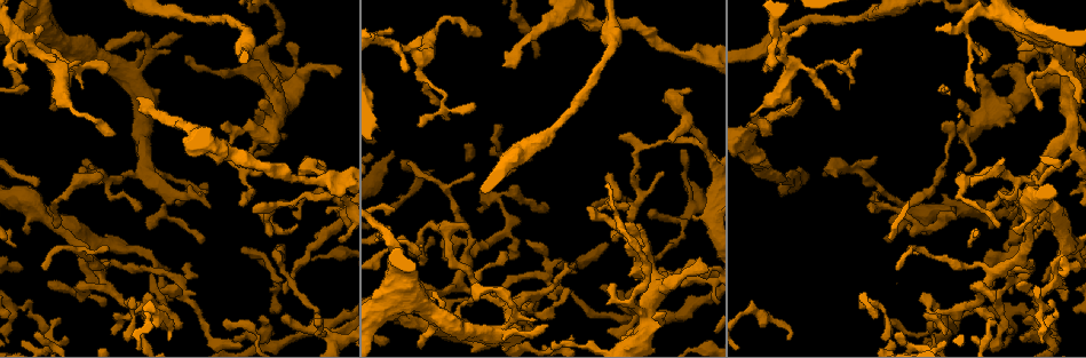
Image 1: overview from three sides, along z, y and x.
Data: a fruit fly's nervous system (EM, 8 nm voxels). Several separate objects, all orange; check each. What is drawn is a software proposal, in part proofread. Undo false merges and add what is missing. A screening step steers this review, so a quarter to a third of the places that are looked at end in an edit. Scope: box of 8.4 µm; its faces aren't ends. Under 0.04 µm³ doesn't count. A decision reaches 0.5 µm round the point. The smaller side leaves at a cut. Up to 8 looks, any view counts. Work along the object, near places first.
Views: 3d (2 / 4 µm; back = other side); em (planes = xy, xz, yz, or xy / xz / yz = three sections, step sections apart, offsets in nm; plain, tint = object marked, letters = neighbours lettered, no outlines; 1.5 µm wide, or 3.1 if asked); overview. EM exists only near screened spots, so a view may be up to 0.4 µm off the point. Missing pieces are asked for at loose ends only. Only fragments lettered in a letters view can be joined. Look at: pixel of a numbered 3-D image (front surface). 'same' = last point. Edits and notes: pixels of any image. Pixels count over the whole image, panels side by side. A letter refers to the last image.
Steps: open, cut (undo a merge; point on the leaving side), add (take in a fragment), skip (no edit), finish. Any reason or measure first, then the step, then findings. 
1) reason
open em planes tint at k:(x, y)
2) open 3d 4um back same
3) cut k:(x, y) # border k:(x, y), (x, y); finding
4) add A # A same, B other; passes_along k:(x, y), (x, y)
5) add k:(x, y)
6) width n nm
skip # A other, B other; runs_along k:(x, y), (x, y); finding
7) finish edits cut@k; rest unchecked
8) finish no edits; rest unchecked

tapers out
open em planes letters at 1:(861, 48)

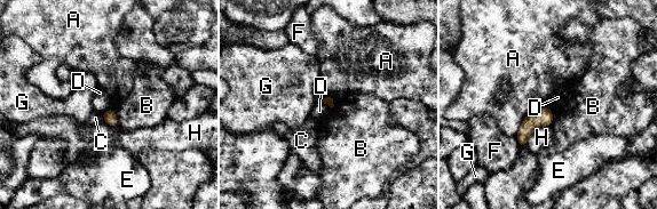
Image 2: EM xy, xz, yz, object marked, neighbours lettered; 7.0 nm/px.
skip # A other, B other, C other, D other, E other, F other, G other, H other; border 2:(319, 101), (331, 107); no lettered fragment goes on from it

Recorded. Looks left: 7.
branch stops here
open 3d 2um at 1:(801, 97)

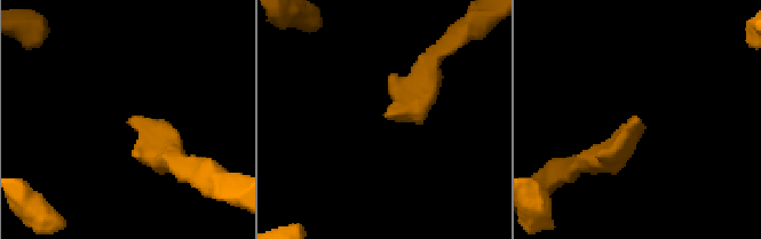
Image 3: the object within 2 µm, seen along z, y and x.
open em planes letters at 3:(637, 120)

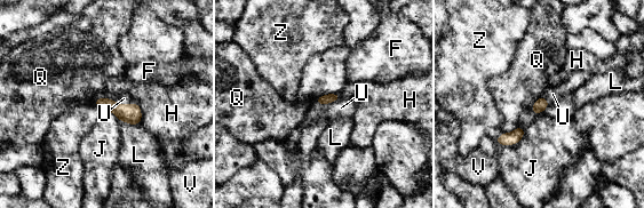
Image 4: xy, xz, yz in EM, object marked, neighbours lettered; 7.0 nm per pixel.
add U # F other, H other, J other, L other, Q other, U same, V other, Z other; passes_along 4:(130, 113), (116, 102), (124, 98); it goes on there

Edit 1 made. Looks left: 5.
open overview

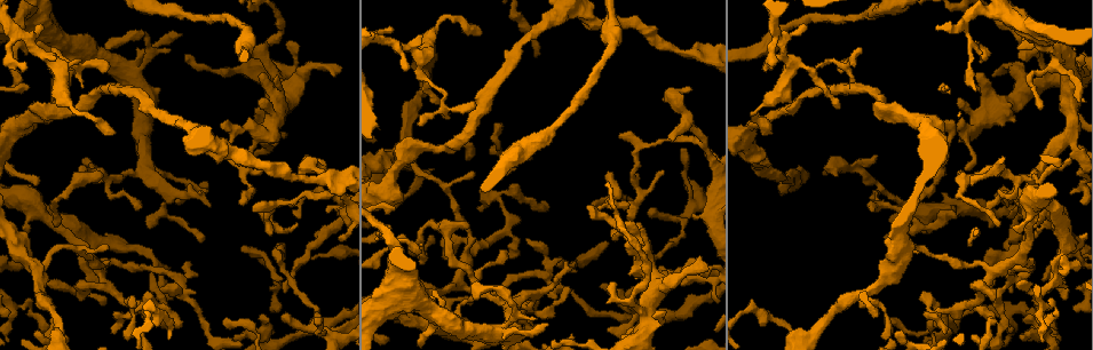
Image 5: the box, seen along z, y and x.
sharp bend
open em yz step 4 tint at 5:(749, 128)

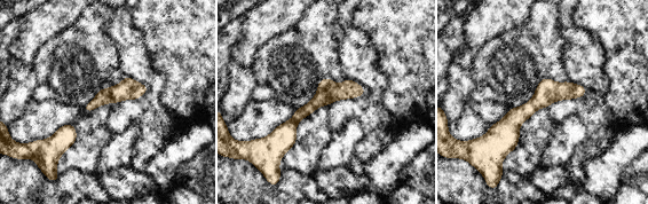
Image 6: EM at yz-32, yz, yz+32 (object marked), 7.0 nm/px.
open em planes letters same

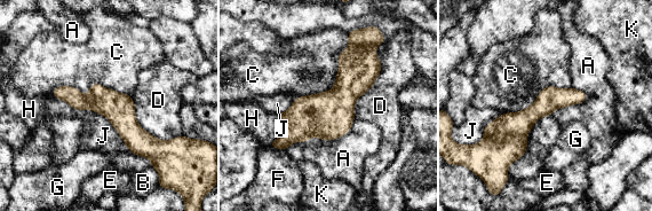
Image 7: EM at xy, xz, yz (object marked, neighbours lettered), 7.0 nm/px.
width 170 nm
skip # A other, B other, C other, D other, E other, F other, G other, H other, J other, K other; border 7:(550, 115), (534, 124), (509, 177); continuous, no second neuron

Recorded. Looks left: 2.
branch stops here
open em planes letters at 5:(288, 41)

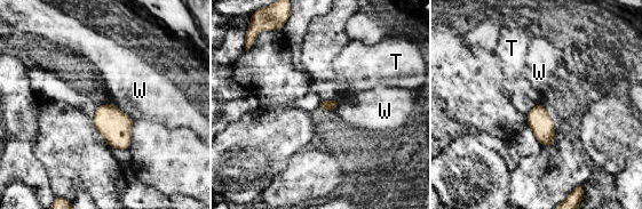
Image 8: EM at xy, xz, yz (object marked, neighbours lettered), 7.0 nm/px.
skip # T other, W other; none of them fits

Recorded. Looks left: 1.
finish edits add@4; rest unchecked

